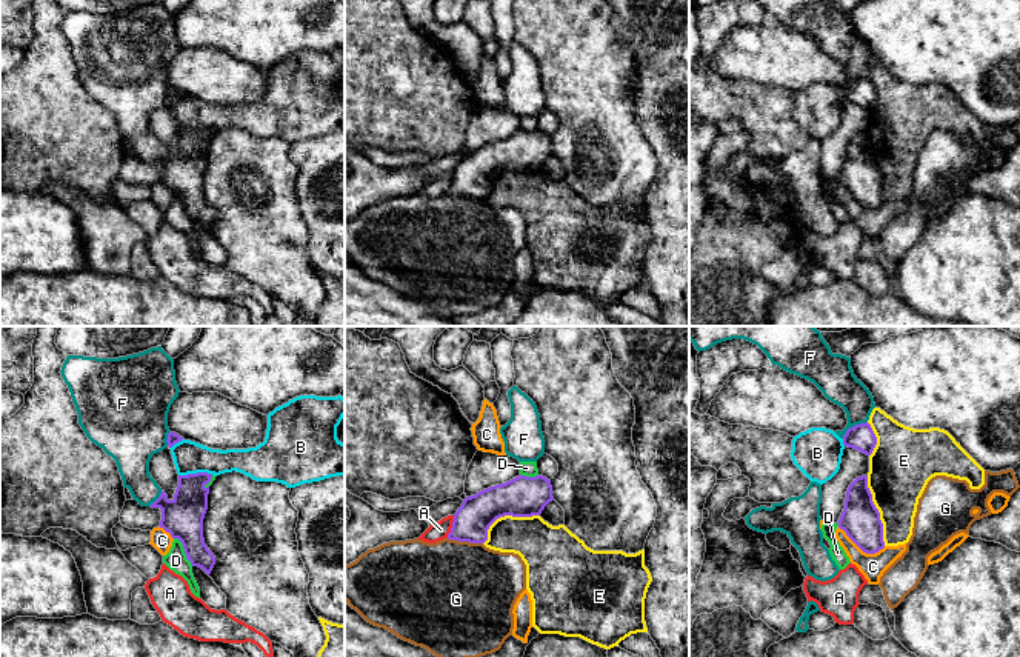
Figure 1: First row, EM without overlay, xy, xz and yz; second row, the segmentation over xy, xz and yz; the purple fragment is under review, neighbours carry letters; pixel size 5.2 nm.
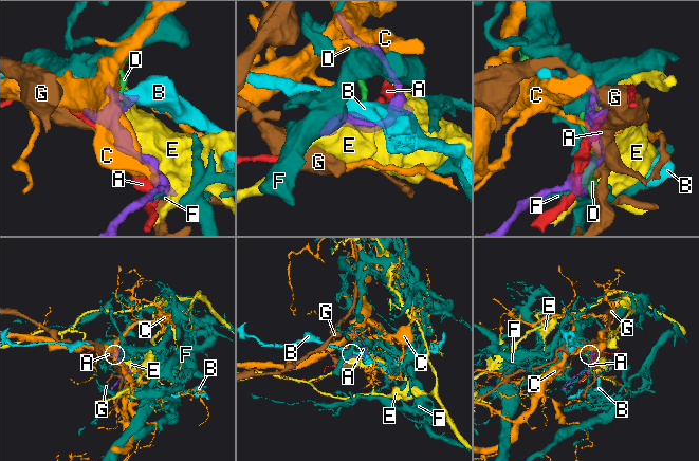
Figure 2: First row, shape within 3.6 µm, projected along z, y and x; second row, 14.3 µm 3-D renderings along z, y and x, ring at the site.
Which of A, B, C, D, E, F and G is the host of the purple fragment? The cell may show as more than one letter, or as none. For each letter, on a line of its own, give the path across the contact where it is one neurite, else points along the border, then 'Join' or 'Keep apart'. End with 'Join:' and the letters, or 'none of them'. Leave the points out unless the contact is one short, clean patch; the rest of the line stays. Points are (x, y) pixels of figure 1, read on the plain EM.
A: Keep apart
B: Keep apart
C: Keep apart
D: Keep apart
E: Keep apart
F: Join
G: Keep apart
Join: F

